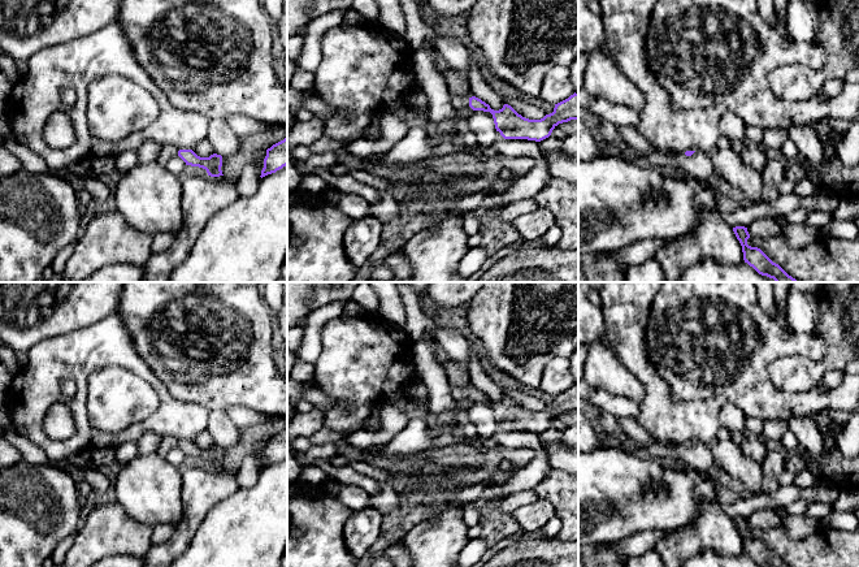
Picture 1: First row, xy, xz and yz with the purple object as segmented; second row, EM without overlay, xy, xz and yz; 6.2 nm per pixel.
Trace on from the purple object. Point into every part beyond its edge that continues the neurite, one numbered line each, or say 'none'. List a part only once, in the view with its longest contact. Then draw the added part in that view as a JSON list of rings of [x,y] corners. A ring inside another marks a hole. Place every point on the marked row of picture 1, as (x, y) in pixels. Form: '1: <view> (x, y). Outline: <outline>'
1: xz (458, 102). Outline: [[[450,92],[450,100],[456,111],[469,107],[469,98],[457,96]]]

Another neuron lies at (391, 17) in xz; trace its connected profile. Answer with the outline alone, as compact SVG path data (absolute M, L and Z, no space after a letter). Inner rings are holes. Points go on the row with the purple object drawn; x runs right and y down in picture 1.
M376 0L379 7L381 26L398 35L403 36L405 33L405 20L399 0Z

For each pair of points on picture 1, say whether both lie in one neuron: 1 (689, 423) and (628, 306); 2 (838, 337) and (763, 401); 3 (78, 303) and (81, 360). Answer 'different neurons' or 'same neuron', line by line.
1: same neuron
2: different neurons
3: different neurons

